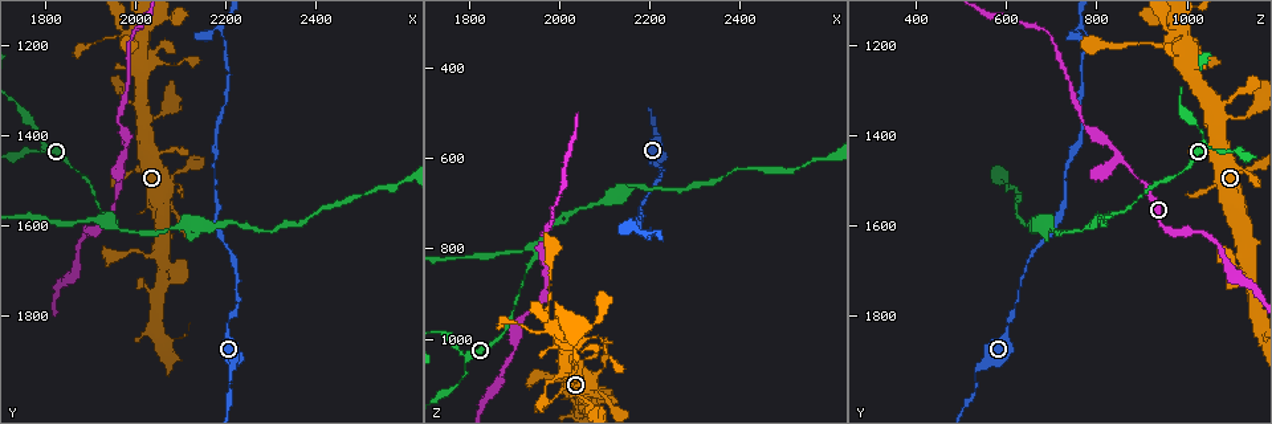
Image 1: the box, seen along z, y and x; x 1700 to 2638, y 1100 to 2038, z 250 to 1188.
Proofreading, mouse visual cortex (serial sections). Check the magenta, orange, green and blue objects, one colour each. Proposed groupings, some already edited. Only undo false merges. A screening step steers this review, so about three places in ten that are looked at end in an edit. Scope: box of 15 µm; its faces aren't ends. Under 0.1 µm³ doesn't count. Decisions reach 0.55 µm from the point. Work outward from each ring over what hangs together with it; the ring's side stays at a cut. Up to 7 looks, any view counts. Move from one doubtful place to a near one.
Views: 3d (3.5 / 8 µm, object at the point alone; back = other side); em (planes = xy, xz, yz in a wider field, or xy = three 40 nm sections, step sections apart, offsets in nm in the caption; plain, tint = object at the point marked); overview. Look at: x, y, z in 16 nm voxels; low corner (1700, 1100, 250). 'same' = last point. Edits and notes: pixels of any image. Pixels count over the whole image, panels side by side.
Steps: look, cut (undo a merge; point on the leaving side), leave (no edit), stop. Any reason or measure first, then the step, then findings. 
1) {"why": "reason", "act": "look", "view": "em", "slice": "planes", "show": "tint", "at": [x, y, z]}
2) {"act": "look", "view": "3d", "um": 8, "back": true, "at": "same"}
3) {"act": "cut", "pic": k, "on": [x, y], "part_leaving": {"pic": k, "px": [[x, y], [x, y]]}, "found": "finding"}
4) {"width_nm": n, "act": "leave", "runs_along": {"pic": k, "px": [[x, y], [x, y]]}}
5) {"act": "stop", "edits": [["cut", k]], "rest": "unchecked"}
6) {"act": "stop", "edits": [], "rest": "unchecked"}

{"why": "three arms meet", "act": "look", "view": "3d", "um": 3.5, "at": [2190, 1160, 780]}

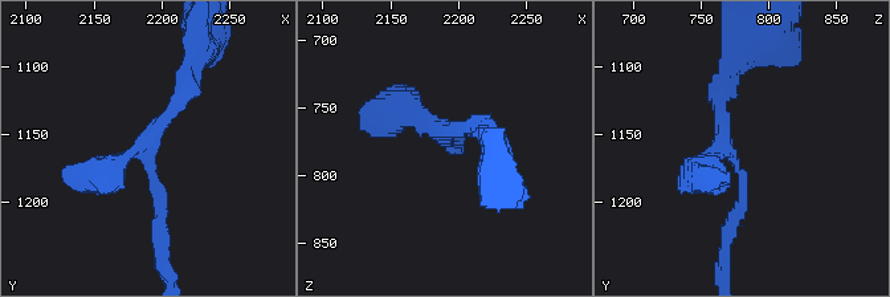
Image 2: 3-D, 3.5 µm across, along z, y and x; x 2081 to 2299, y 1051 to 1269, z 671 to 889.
{"arms": 3, "arm_widths_nm": [200, 200, 400], "act": "look", "view": "em", "slice": "xy", "step": 2, "show": "tint", "at": [2190, 1164, 772]}

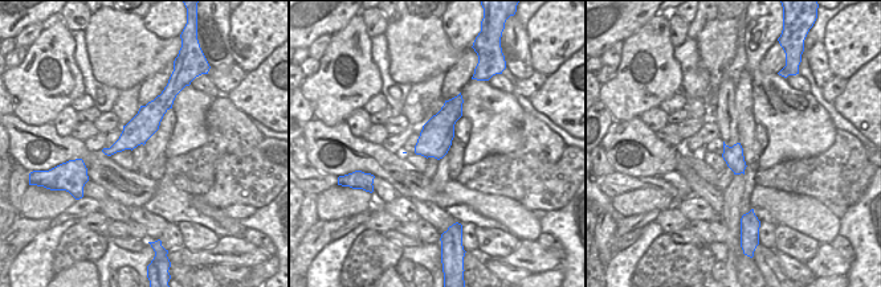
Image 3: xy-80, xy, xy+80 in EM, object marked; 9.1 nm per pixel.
{"act": "leave", "found": "continuous, no second cell"}

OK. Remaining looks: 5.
{"why": "branch point", "act": "look", "view": "3d", "um": 3.5, "at": [1945, 1580, 805]}

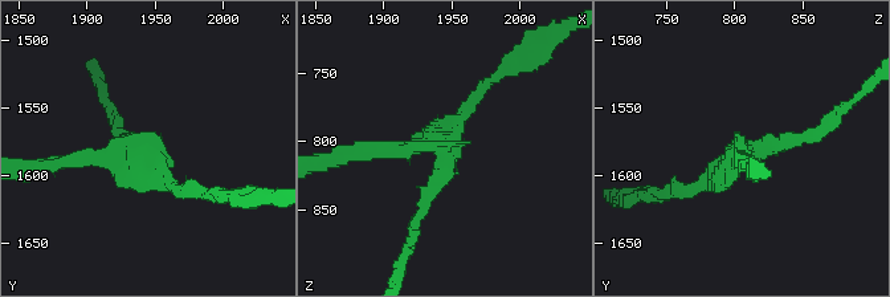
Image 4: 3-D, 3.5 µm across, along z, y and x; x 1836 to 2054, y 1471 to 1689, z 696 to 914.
{"act": "look", "view": "em", "slice": "xy", "step": 5, "show": "tint", "at": [1946, 1582, 808]}

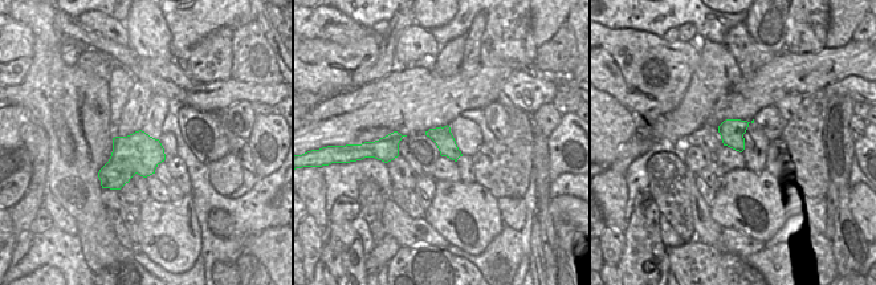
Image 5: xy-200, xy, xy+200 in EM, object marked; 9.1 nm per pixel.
{"act": "cut", "pic": 4, "on": [390, 151], "part_leaving": {"pic": 4, "px": [[448, 146], [472, 98], [517, 59]]}, "found": "two cells meet here"}

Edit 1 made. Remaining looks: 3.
{"why": "sharp bend", "act": "look", "view": "3d", "um": 3.5, "back": true, "at": [2020, 1355, 1075]}

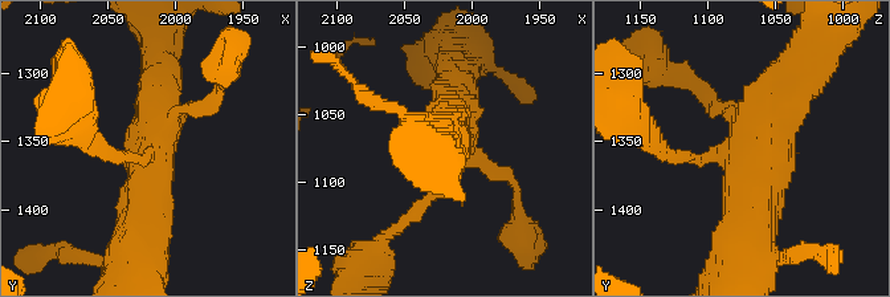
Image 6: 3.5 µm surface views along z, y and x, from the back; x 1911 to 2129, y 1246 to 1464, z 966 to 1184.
{"why": "shape alone is not enough", "act": "look", "view": "em", "slice": "planes", "show": "tint", "at": [2016, 1356, 1074]}

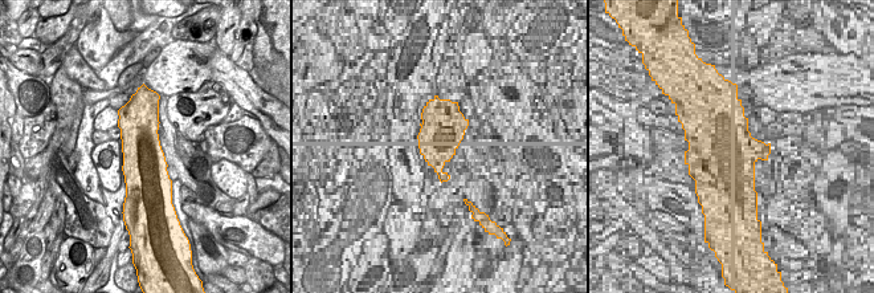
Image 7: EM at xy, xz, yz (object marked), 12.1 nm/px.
{"arm_widths_nm": [150, 150, 500, 600], "act": "leave", "runs_along": {"pic": 6, "px": [[739, 256], [763, 126], [787, 89]]}, "found": "continuous, no second cell"}

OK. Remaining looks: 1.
{"act": "stop", "edits": [["cut", 4]], "rest": "unchecked"}

